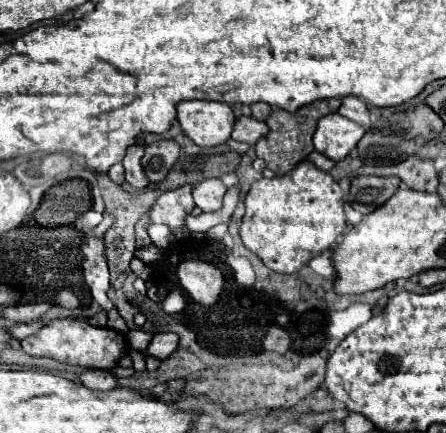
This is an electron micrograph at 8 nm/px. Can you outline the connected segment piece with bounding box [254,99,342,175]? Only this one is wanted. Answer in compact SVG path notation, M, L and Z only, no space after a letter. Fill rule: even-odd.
M328 99L326 103L328 103L328 107L324 107L324 101L318 101L318 103L314 103L314 105L302 107L302 109L300 109L298 113L294 113L294 115L288 113L288 111L282 111L282 109L272 111L272 115L266 119L266 123L268 123L268 127L270 127L268 137L262 137L262 139L254 145L256 157L264 159L264 161L266 161L266 167L272 169L276 175L290 173L298 163L302 163L302 161L314 151L312 135L314 135L318 117L336 113L342 101L340 101L340 99ZM298 119L300 119L302 123L298 123ZM278 141L284 141L284 143L278 143Z

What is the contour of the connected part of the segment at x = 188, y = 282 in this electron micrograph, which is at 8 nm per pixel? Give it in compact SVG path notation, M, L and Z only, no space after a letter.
M190 259L180 263L178 267L178 281L184 291L204 307L210 307L218 301L218 295L224 285L222 271L212 263Z

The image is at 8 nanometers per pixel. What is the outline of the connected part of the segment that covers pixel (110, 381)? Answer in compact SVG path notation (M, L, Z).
M86 371L80 375L80 383L88 389L96 391L110 391L116 387L116 377L106 371Z

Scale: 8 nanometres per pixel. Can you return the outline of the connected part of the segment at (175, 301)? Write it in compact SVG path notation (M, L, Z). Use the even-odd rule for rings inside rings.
M172 291L172 293L162 301L162 307L164 309L166 308L166 314L180 313L180 311L184 309L184 305L186 305L186 301L184 301L184 297L182 297L180 291Z

